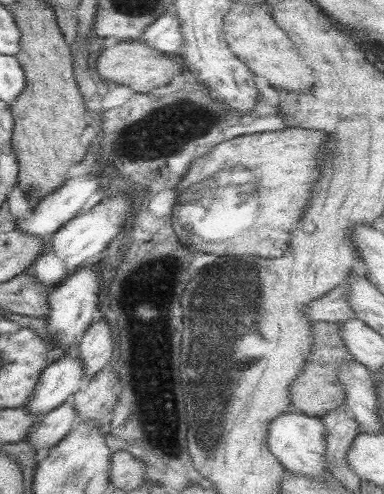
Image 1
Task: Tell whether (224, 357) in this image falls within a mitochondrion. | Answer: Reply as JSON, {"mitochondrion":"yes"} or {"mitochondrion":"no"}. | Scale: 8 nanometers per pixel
{"mitochondrion":"yes"}

